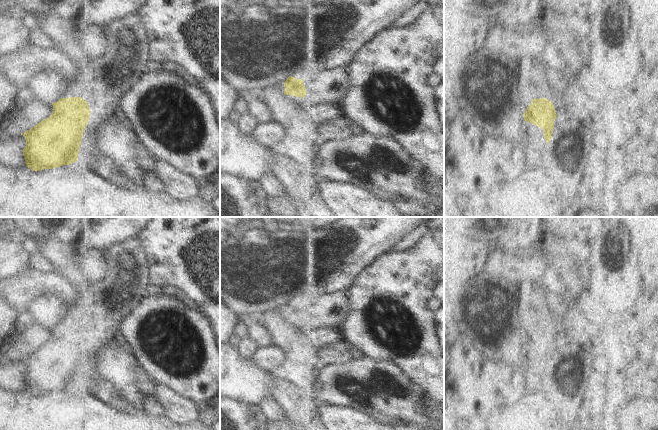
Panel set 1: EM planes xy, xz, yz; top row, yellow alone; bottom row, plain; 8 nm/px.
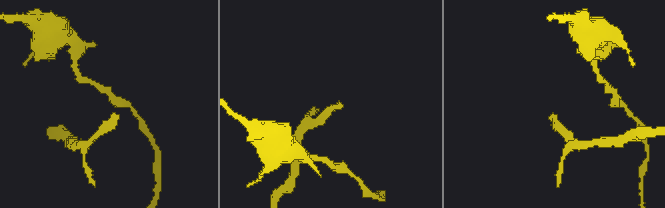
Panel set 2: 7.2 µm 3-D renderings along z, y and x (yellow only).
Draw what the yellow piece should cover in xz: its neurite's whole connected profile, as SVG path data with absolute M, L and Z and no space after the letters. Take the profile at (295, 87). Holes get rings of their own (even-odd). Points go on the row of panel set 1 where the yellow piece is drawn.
M349 65L336 67L325 81L303 81L289 76L284 83L284 94L304 97L307 93L326 93L341 102L349 92Z

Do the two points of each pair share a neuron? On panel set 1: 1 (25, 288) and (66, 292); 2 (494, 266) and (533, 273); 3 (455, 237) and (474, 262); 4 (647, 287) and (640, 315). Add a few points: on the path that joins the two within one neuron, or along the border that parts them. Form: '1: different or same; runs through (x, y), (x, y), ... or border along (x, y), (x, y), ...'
1: same; runs through (35, 286), (56, 286)
2: same; runs through (504, 266), (523, 268)
3: same; runs through (457, 243), (468, 256)
4: different; border along (644, 294), (647, 296)

